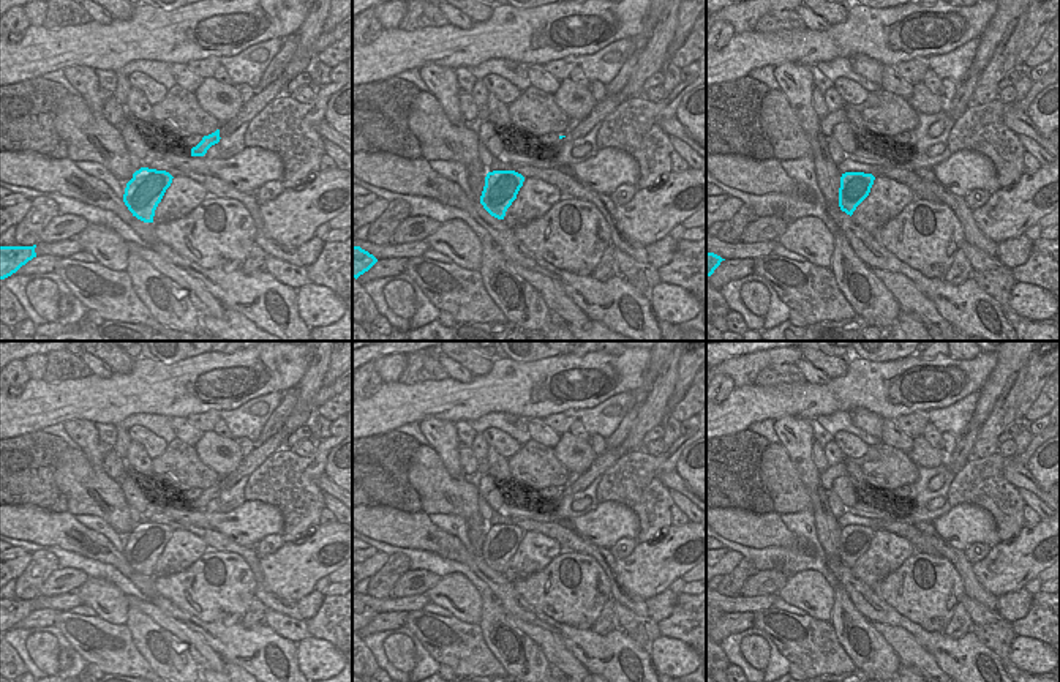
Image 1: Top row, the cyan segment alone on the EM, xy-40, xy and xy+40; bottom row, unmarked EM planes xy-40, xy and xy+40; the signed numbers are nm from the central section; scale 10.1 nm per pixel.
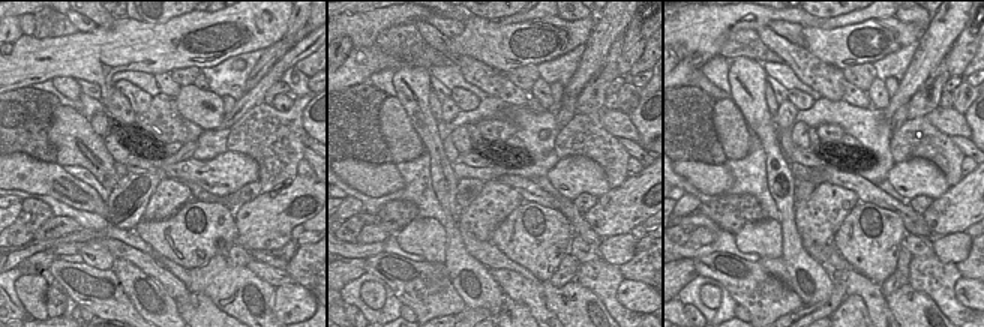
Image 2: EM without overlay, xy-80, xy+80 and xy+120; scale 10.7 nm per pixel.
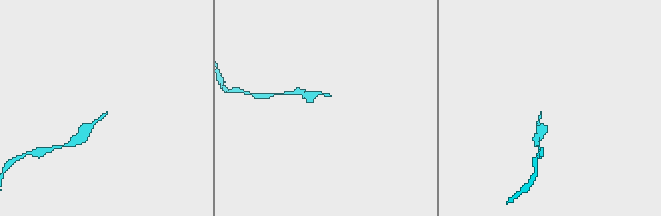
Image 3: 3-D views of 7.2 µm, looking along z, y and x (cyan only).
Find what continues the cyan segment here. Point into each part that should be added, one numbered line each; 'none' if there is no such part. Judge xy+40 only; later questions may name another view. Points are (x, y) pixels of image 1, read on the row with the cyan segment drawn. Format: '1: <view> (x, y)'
none

